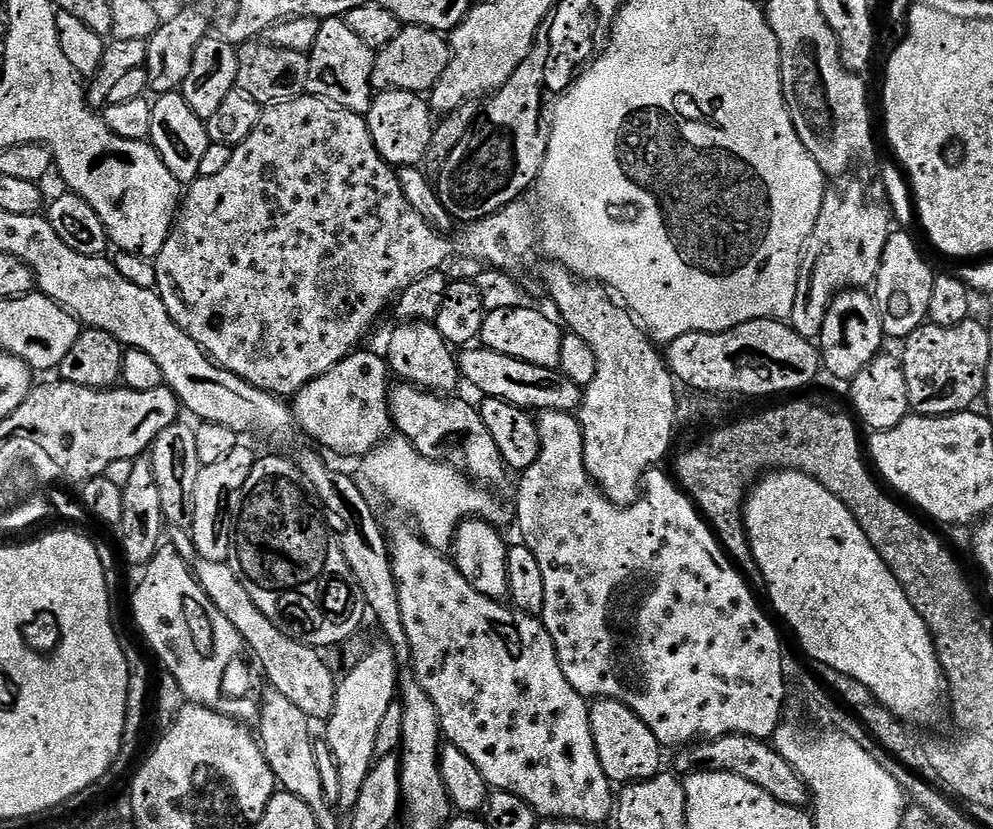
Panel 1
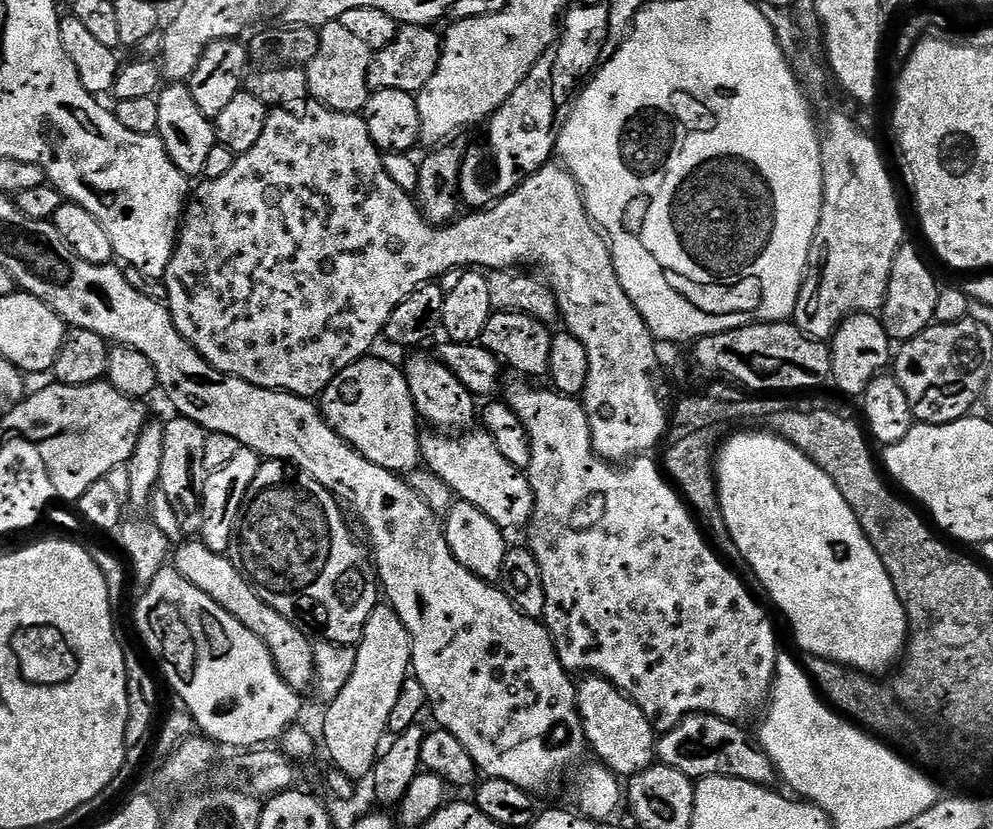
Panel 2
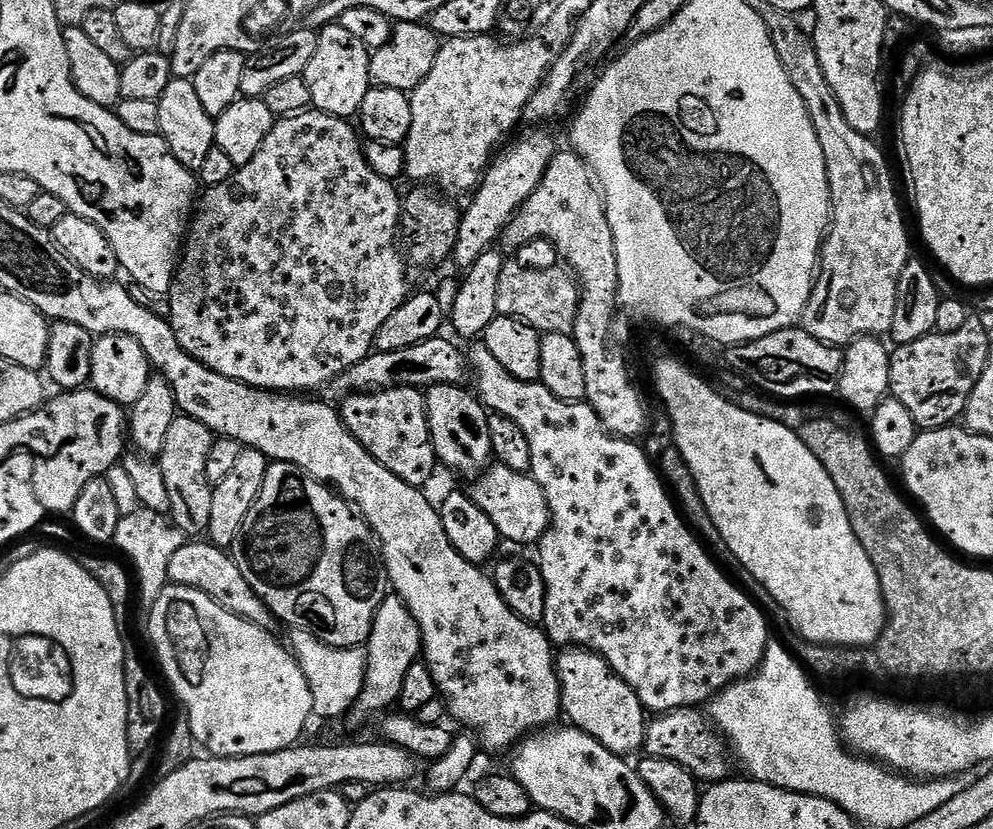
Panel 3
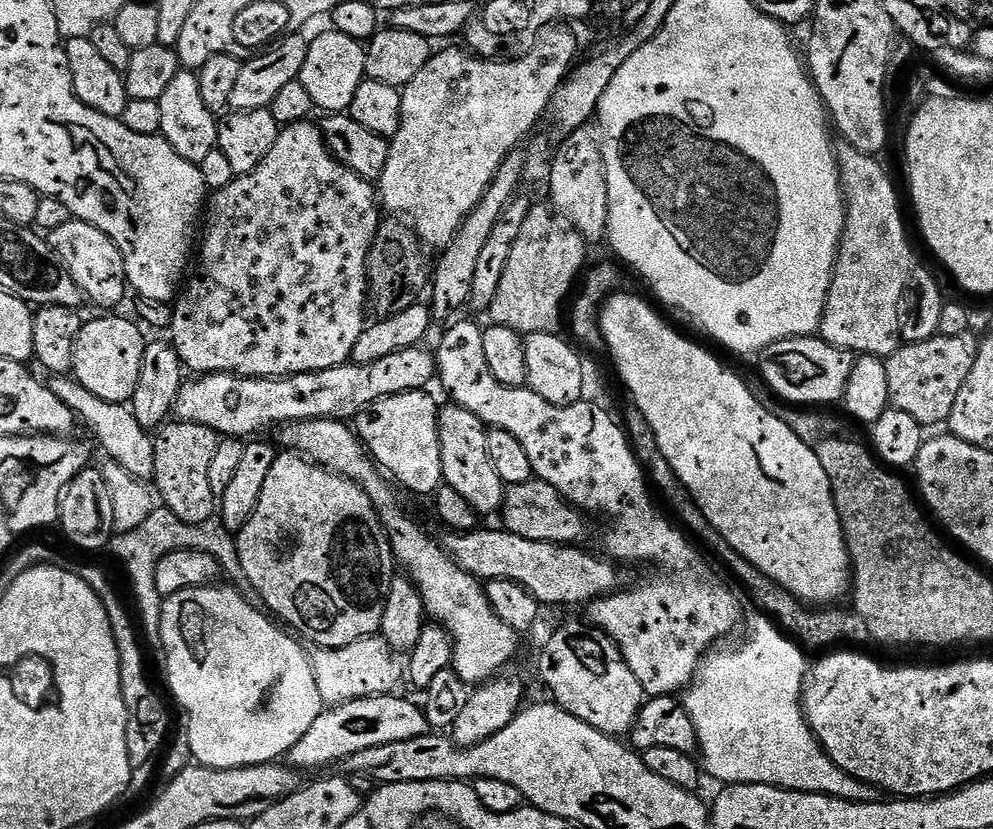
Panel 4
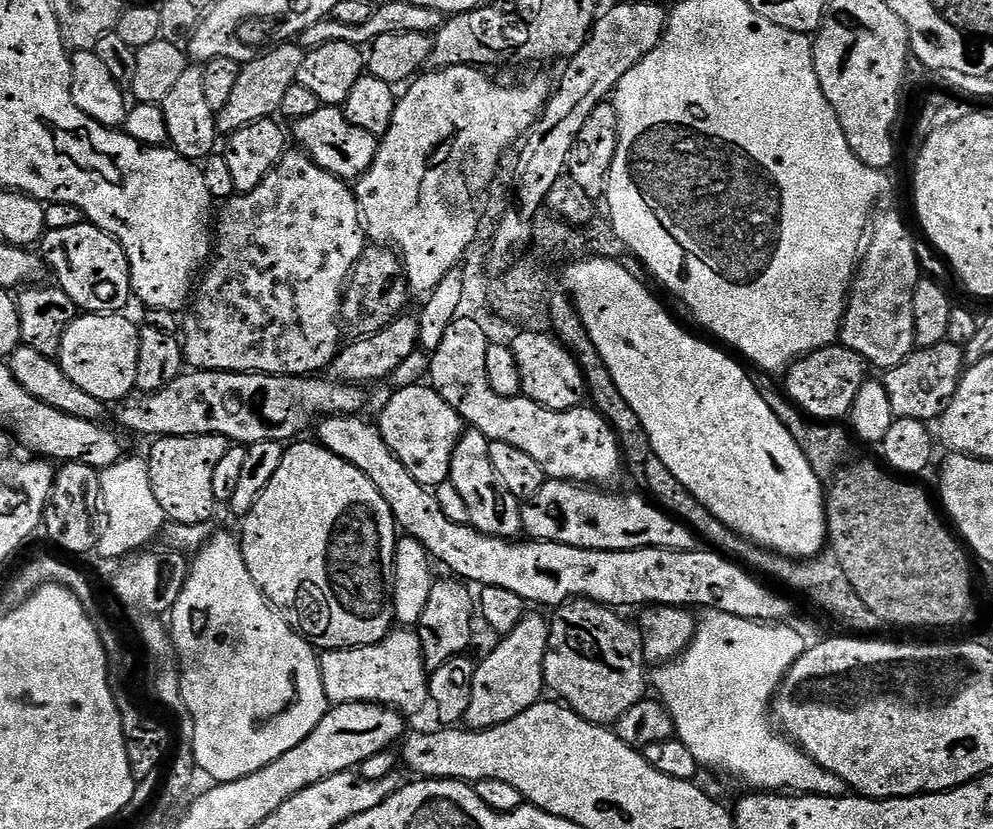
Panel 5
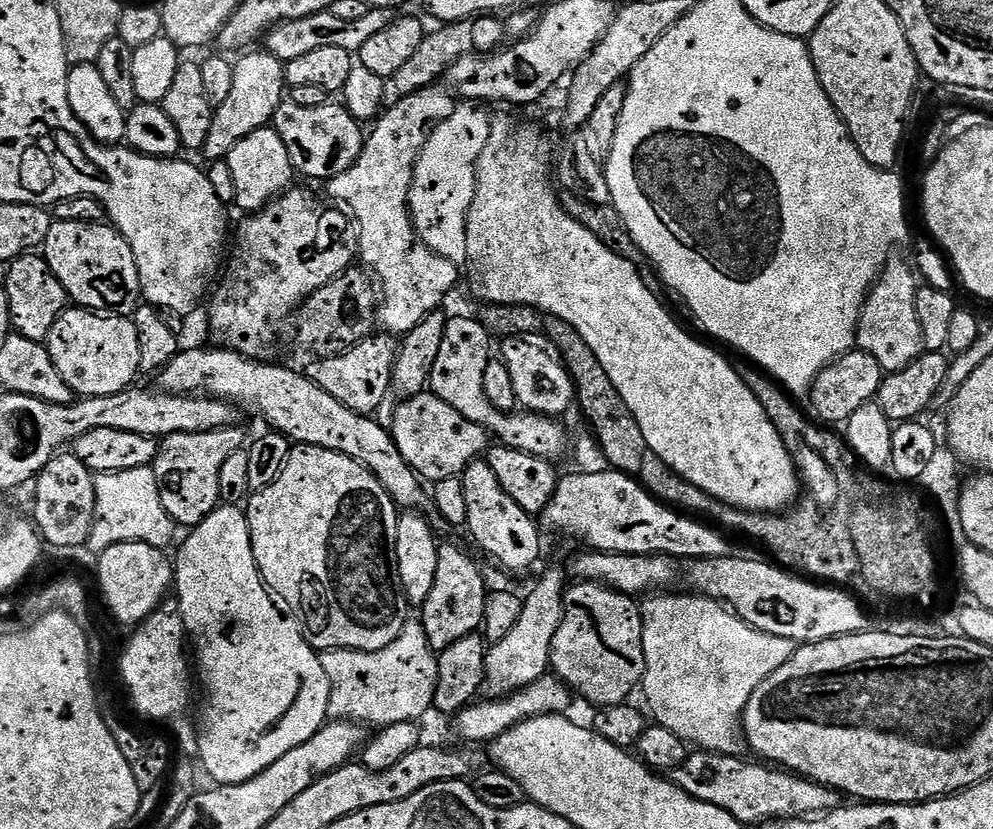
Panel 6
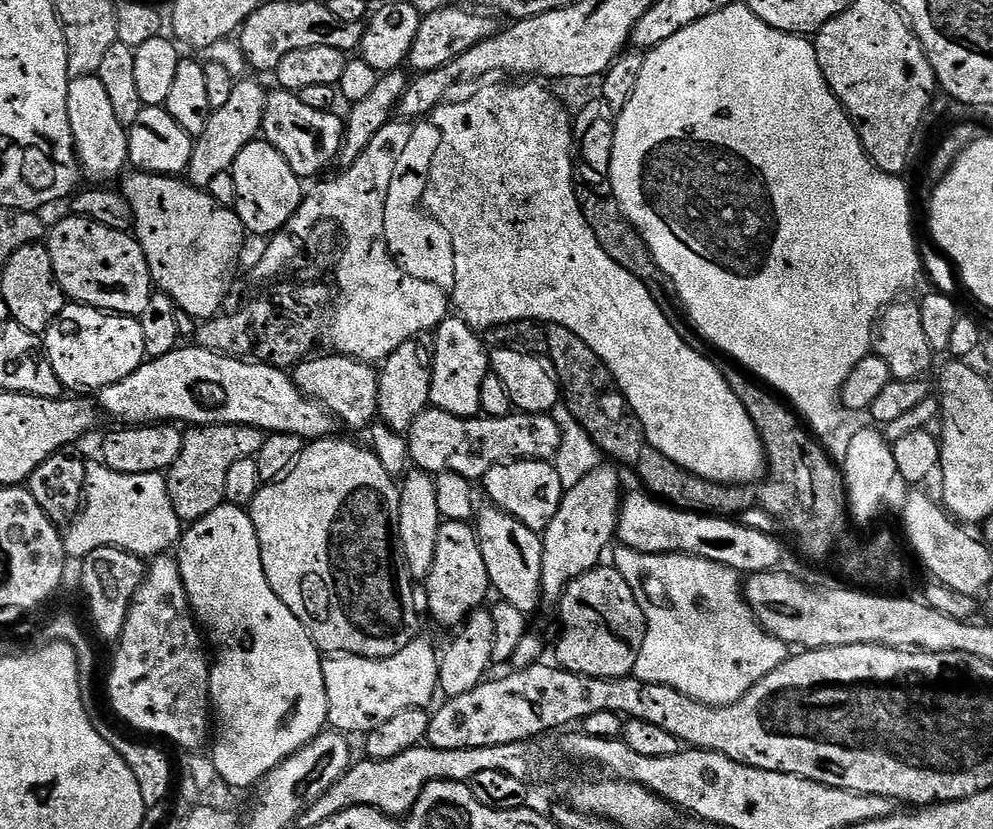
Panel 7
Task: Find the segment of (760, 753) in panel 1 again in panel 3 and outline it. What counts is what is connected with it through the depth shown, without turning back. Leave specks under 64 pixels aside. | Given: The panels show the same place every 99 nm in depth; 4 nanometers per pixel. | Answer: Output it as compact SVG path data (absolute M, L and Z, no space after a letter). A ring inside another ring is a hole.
M699 707L675 708L673 712L653 715L644 729L643 751L654 758L666 758L670 762L678 762L678 766L685 768L697 782L703 782L705 785L719 784L721 780L729 779L733 775L730 748L723 735L710 723L709 717L700 716L700 712Z

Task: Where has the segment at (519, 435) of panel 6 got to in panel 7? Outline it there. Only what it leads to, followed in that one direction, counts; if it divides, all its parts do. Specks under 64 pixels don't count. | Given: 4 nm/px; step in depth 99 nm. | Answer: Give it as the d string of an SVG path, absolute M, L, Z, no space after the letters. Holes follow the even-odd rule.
M449 318L441 322L439 328L435 329L434 335L436 353L430 386L431 407L440 408L446 414L455 416L479 417L482 378L486 374L486 365L490 360L490 352L485 341L481 337L481 341L476 337L479 336L477 329L459 318Z

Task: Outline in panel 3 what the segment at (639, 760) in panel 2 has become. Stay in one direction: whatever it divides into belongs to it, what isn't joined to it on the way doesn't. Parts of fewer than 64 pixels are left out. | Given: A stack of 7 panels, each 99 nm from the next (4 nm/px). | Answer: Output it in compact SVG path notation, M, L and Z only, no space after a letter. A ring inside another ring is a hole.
M568 646L561 652L554 663L560 679L560 707L566 720L568 716L567 723L602 742L616 756L628 758L631 752L639 753L644 746L646 710L638 694L589 648Z

